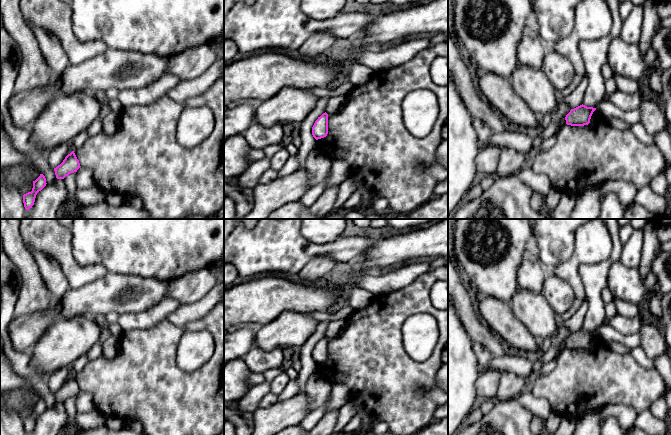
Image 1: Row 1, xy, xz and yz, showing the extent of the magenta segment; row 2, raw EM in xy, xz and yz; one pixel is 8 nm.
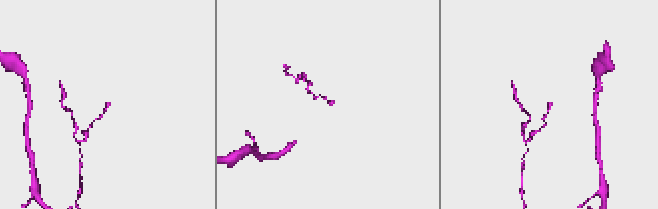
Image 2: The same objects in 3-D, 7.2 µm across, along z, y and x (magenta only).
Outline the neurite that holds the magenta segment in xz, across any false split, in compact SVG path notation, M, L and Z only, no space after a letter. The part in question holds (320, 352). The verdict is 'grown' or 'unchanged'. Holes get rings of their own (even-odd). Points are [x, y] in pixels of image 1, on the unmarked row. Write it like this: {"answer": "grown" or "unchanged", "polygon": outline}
{"answer": "unchanged", "polygon": "M325 336L315 345L312 351L312 359L316 364L318 364L326 361L327 358L328 358L328 338Z"}

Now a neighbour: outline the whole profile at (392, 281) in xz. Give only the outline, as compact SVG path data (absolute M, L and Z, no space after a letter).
M416 263L403 266L394 271L373 276L359 271L346 270L348 286L356 286L370 291L374 296L391 293L406 287L418 277L428 272L430 263Z

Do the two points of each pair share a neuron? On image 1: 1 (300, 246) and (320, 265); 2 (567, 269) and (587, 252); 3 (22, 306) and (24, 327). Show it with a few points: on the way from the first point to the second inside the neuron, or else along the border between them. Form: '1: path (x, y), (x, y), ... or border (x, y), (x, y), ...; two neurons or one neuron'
1: border (336, 260), (327, 256), (315, 256), (298, 273); two neurons
2: path (572, 264), (582, 254); one neuron
3: border (46, 309), (14, 317); two neurons

